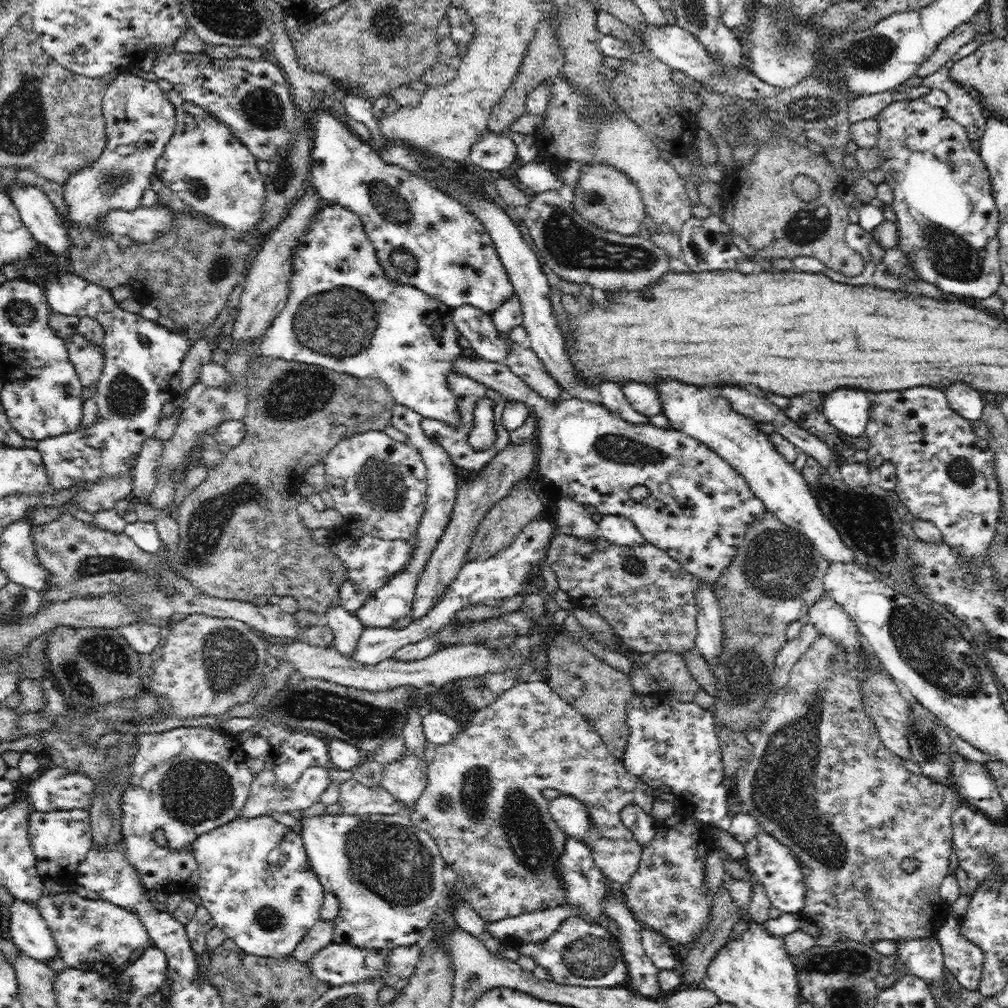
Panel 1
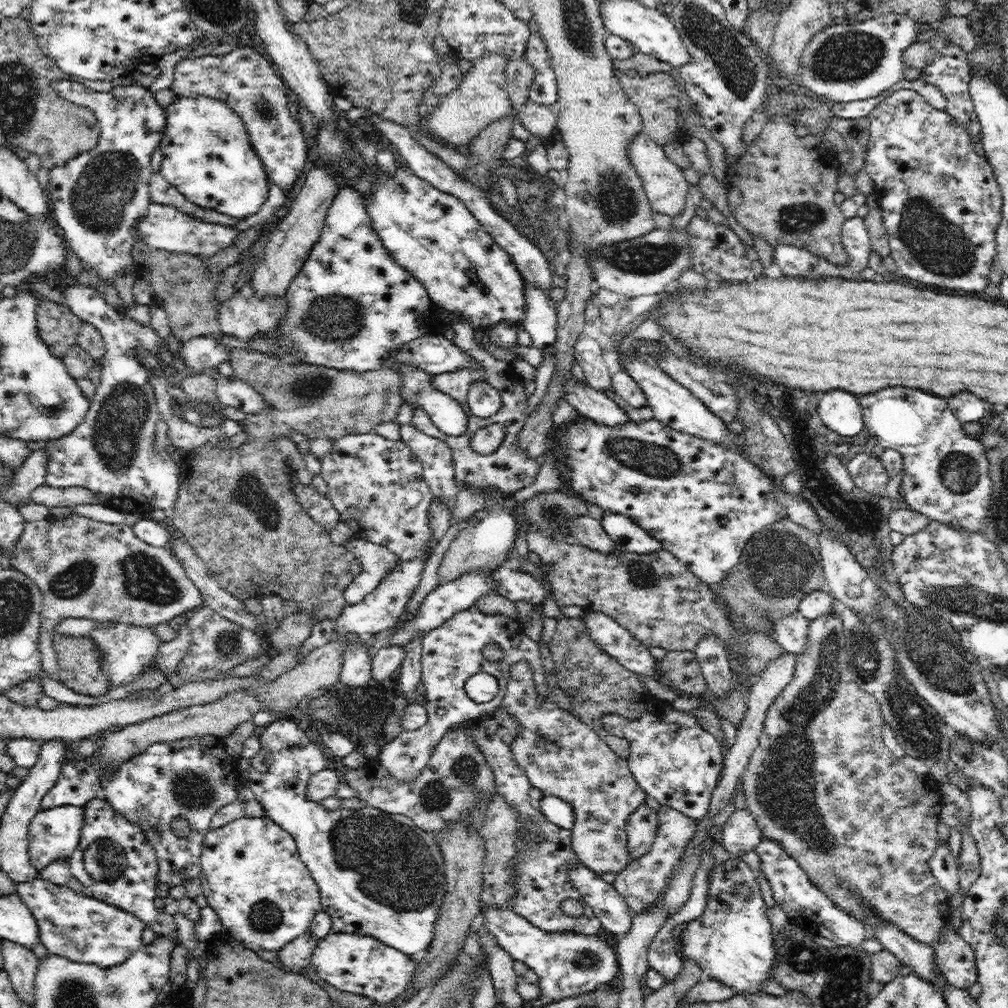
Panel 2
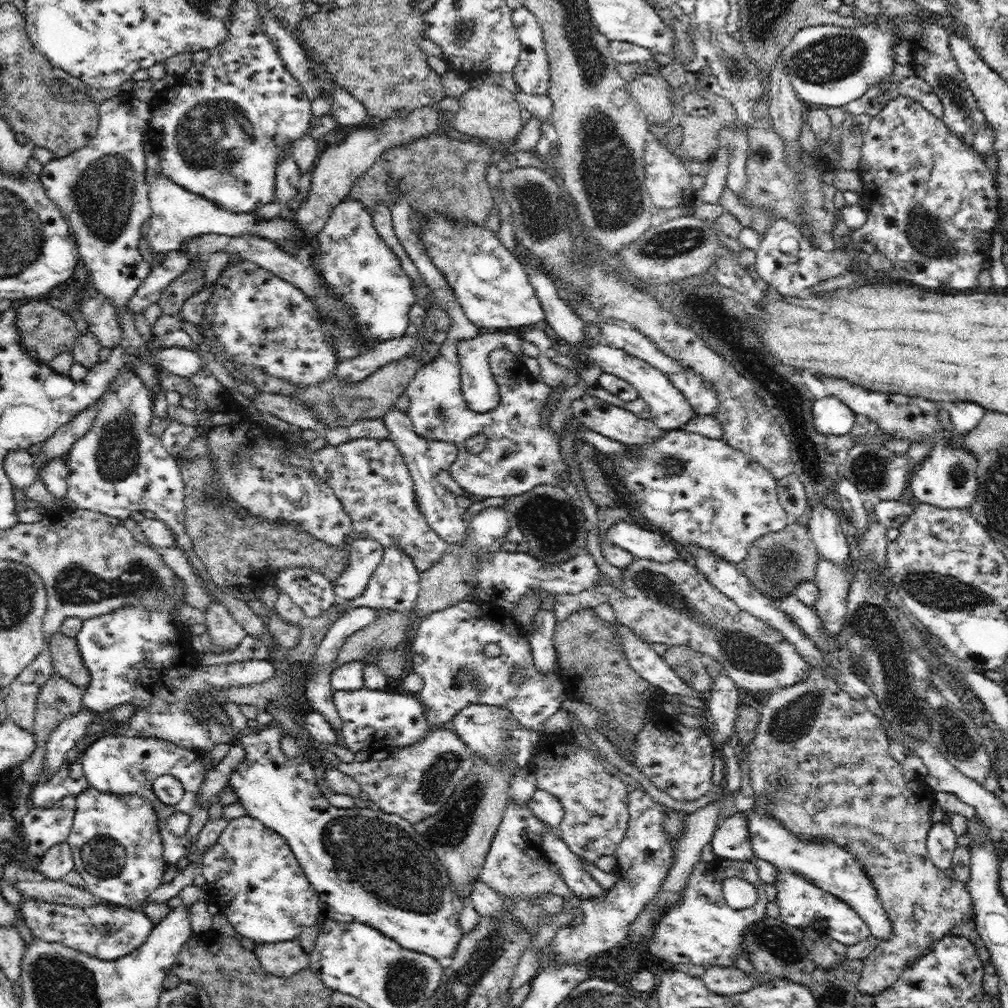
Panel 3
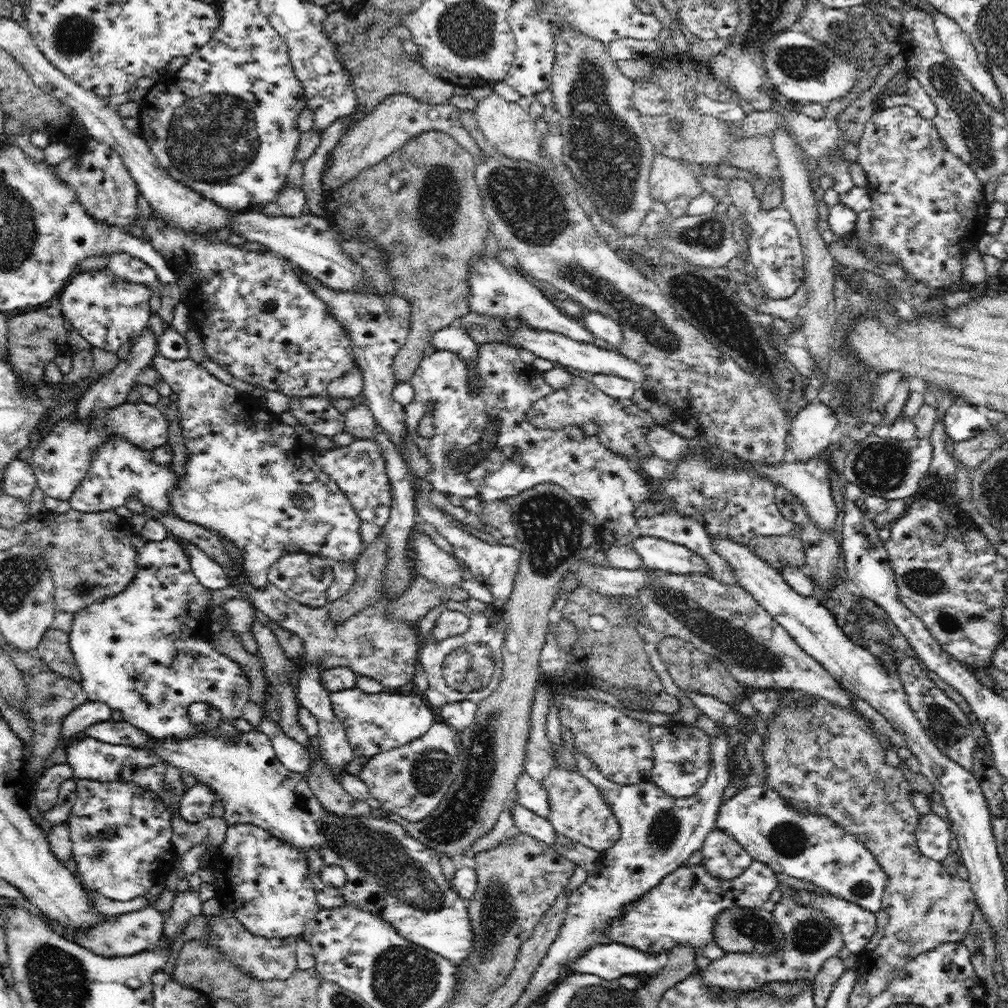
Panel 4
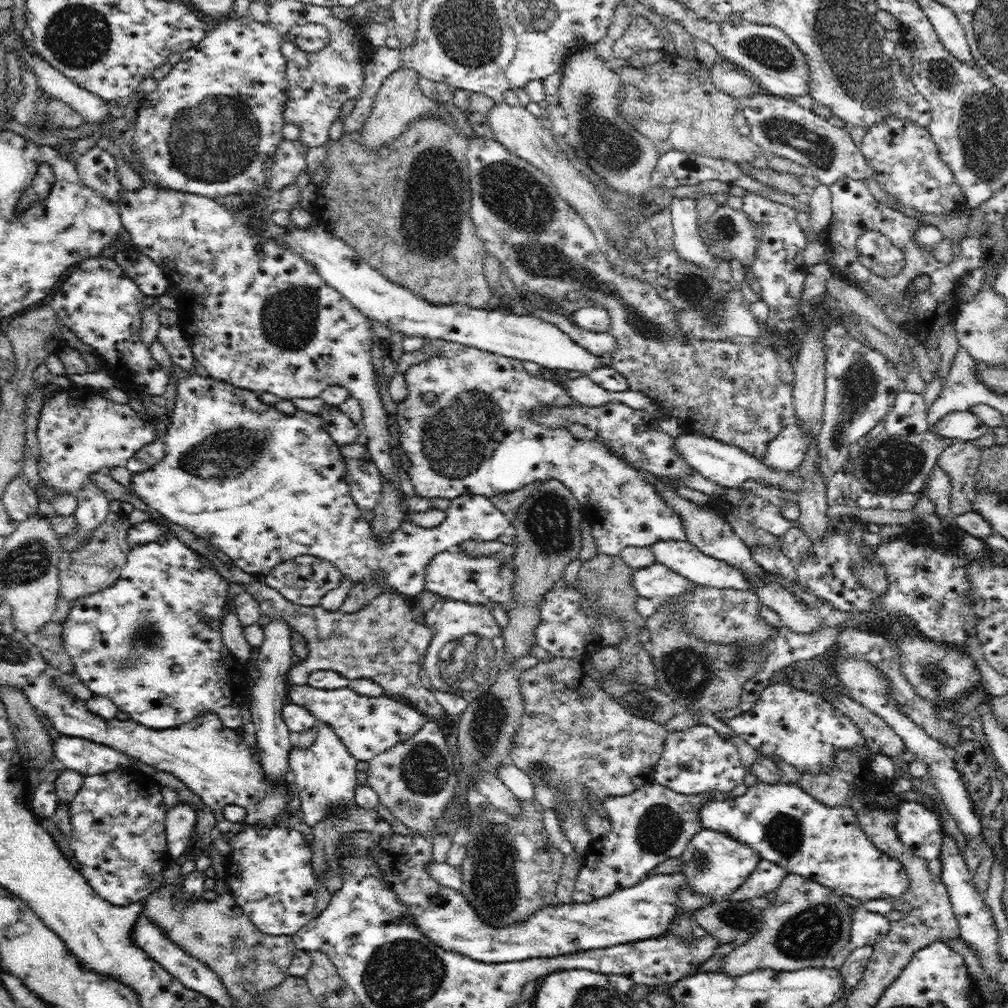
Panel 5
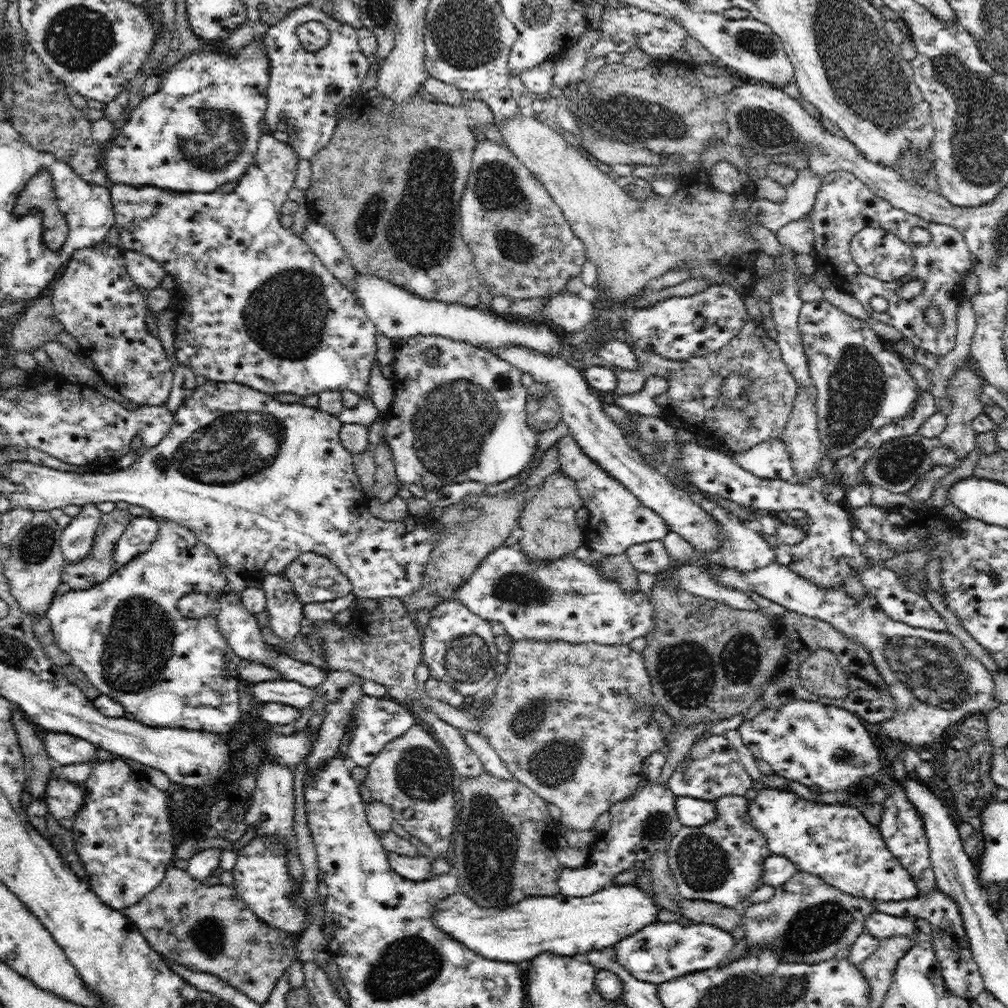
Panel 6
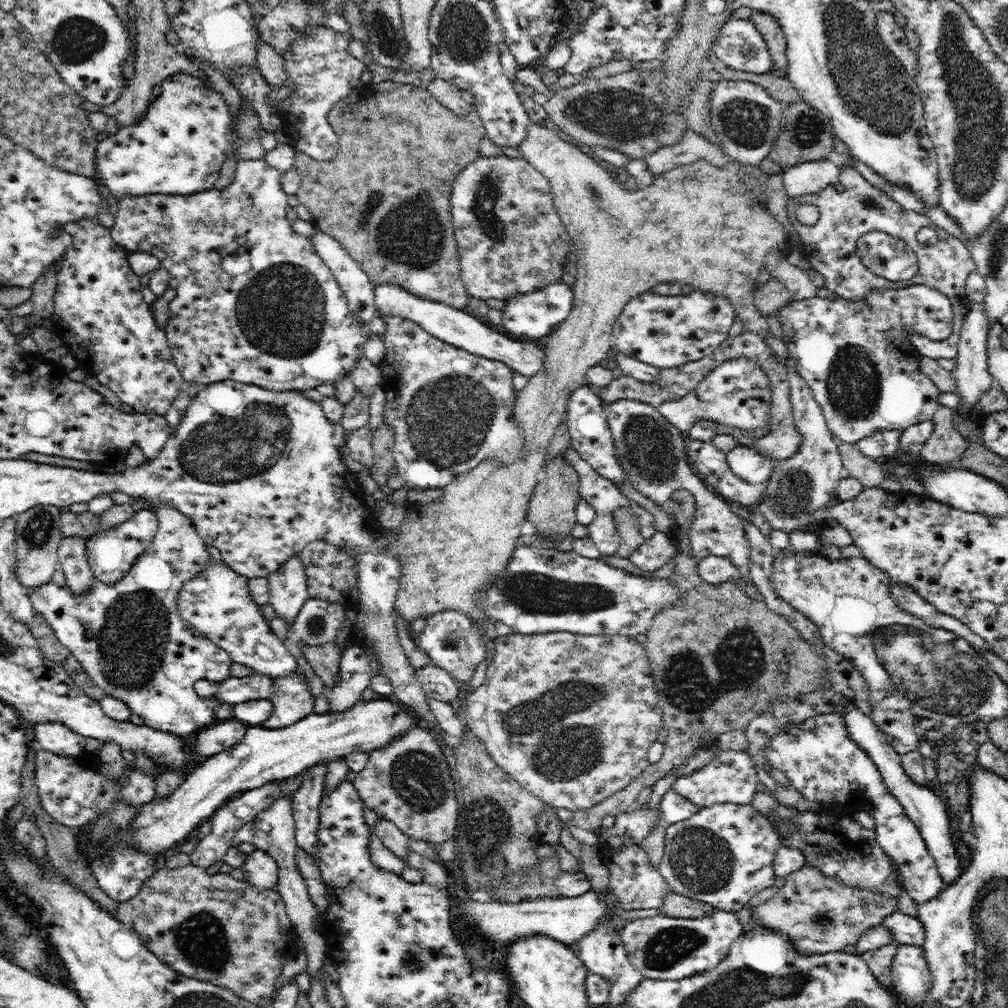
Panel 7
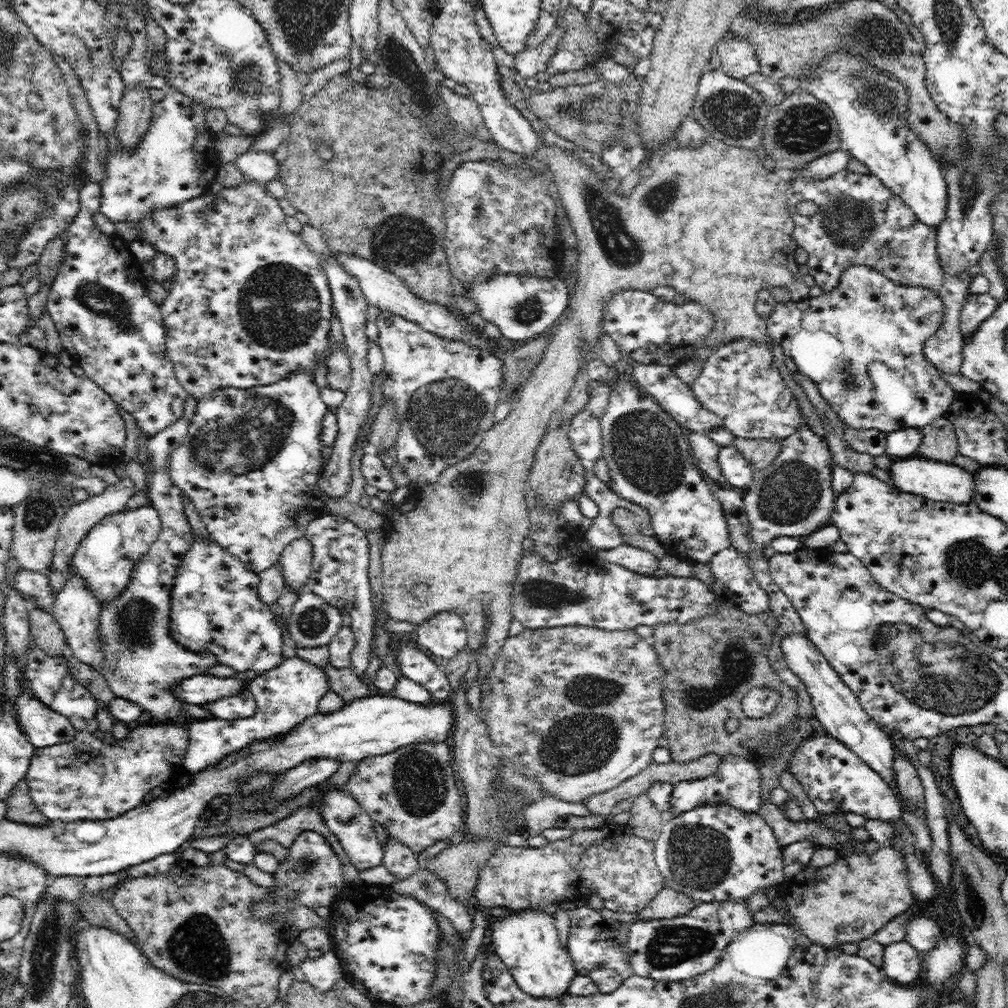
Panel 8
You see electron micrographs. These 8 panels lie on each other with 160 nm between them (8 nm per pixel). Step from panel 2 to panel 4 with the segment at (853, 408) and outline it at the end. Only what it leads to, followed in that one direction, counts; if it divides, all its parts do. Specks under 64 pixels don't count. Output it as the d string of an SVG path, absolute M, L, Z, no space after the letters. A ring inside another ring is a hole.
M820 400L800 410L789 427L786 450L790 460L807 461L824 451L837 434L839 414Z

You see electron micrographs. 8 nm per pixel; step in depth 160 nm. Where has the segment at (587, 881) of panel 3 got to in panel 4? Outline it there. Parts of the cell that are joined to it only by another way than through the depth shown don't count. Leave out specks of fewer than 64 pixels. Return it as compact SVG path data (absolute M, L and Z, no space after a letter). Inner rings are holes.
M517 804L512 810L514 817L513 830L520 834L529 835L536 840L548 843L548 846L556 848L557 833L548 819L544 819L531 810L524 808L522 805Z

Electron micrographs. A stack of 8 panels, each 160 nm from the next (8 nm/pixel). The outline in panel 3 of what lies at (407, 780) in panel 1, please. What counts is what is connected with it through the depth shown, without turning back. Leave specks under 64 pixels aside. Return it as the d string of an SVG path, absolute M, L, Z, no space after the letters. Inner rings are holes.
M466 599L444 610L427 614L416 628L416 636L412 640L410 650L413 672L422 676L424 681L418 697L425 706L427 732L434 728L448 727L452 716L468 704L486 704L510 709L513 717L522 726L538 732L538 739L542 740L547 734L544 732L544 722L558 712L562 701L568 698L567 690L558 673L544 674L538 671L538 667L533 663L531 644L524 634L517 631L509 606L502 602ZM489 642L496 642L500 646L499 656L486 656L484 646Z

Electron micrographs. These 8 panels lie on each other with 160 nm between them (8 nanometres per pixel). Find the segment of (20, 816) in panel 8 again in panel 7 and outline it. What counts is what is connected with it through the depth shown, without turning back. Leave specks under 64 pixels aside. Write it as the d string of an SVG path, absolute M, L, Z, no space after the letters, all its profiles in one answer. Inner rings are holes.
M29 741L28 750L28 762L24 766L22 772L21 786L23 791L21 792L21 803L25 806L24 816L29 818L34 818L38 829L43 833L43 838L46 841L46 854L48 858L48 864L53 872L53 876L64 877L69 884L72 884L75 888L80 888L89 898L92 898L102 909L108 911L112 917L116 917L118 902L108 897L104 890L100 889L100 884L93 873L91 867L88 867L78 851L78 843L76 843L75 830L59 824L54 818L48 815L46 809L42 807L42 802L40 801L39 794L36 792L36 782L35 782L35 761L36 761L36 746L35 742Z

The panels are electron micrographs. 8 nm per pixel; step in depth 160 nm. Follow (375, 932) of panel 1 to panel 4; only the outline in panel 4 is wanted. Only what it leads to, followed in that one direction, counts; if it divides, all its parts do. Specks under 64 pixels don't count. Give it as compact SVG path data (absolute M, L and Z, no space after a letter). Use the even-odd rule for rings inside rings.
M192 703L189 706L190 721L196 726L192 738L182 740L157 740L141 732L129 722L112 721L108 719L88 726L84 733L105 743L115 745L130 745L144 747L159 756L163 762L176 766L183 775L194 776L198 784L206 784L218 801L224 803L224 818L229 826L236 824L252 824L262 828L275 838L283 840L305 852L308 861L308 878L313 882L318 905L322 909L340 908L340 906L355 906L371 910L390 926L393 926L400 936L418 944L461 965L474 951L474 935L470 917L467 911L468 900L461 898L445 879L440 864L441 853L428 848L420 840L406 833L402 821L397 819L374 816L331 816L322 808L322 804L309 788L303 774L287 770L278 760L270 737L261 731L251 730L241 733L238 738L228 738L219 734L221 712L208 703ZM322 866L341 866L346 873L344 888L334 888L322 881L320 872Z

